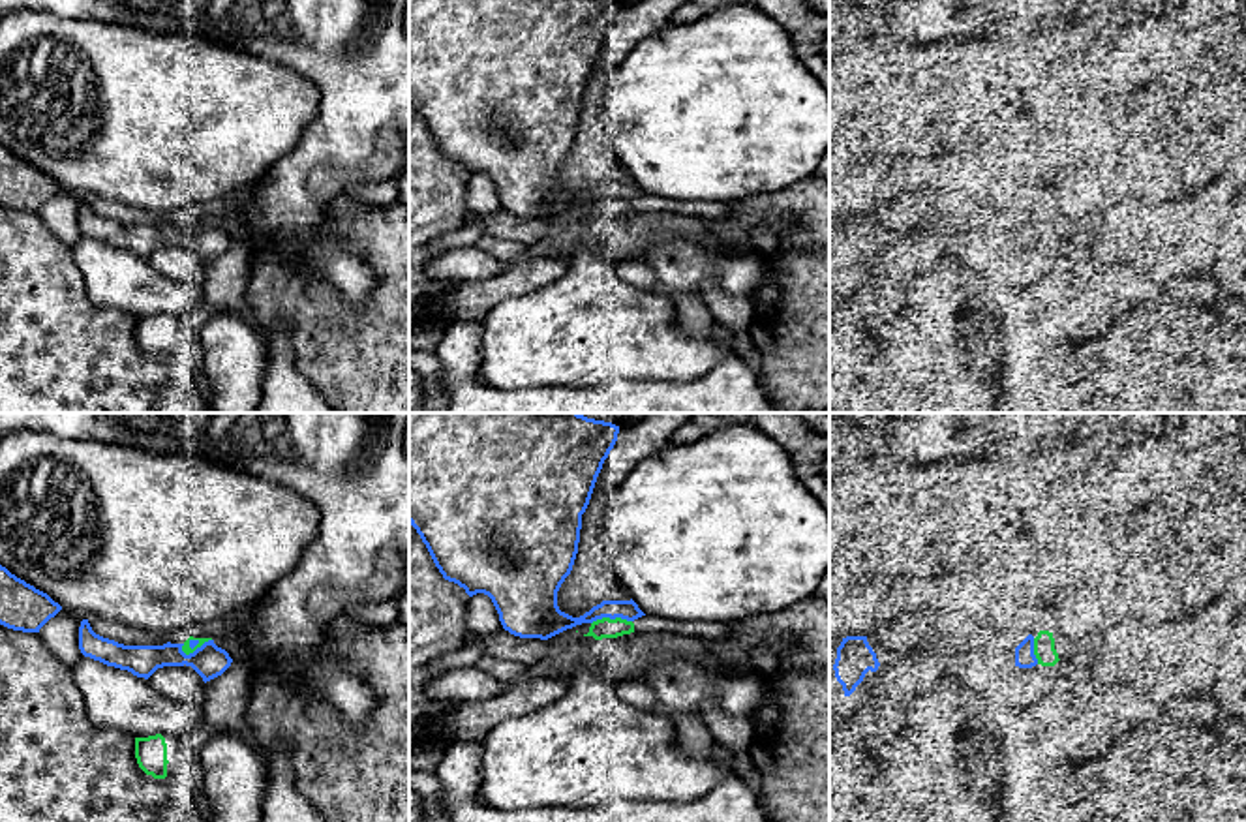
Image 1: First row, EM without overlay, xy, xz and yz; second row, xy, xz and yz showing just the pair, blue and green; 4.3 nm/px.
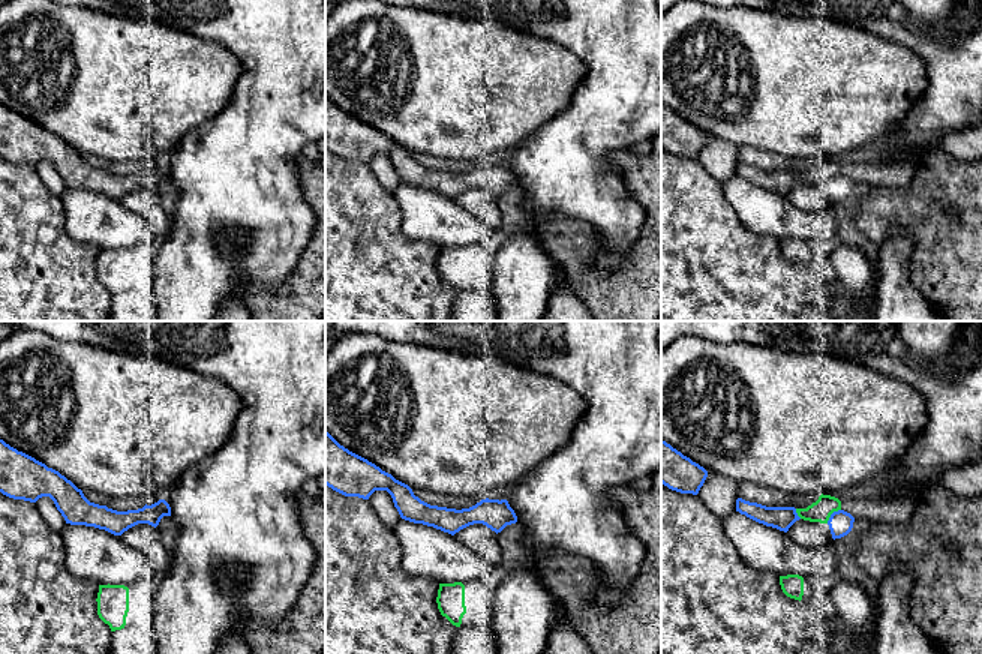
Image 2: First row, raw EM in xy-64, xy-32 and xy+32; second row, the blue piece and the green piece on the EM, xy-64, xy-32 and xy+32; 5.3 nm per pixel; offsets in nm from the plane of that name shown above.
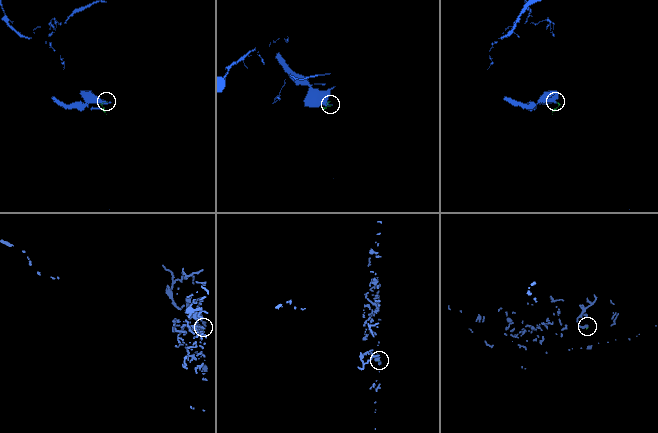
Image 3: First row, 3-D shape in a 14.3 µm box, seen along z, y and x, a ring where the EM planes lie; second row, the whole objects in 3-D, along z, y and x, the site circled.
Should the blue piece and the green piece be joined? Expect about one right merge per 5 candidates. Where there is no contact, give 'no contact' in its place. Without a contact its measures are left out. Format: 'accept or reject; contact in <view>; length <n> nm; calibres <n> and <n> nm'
reject; contact in xy; length 140 nm; calibres 150 and 40 nm

